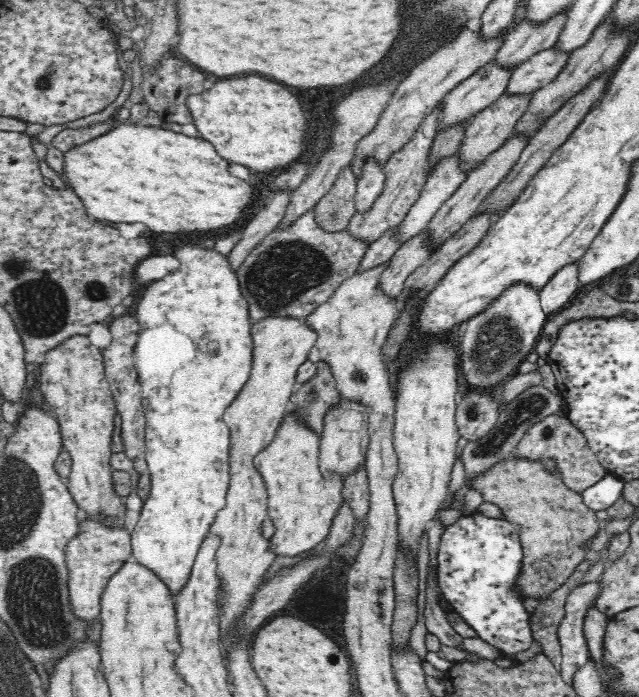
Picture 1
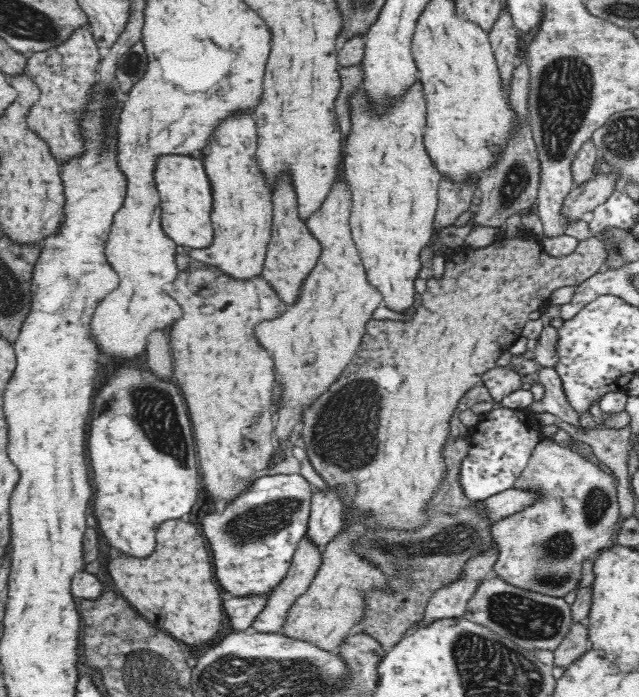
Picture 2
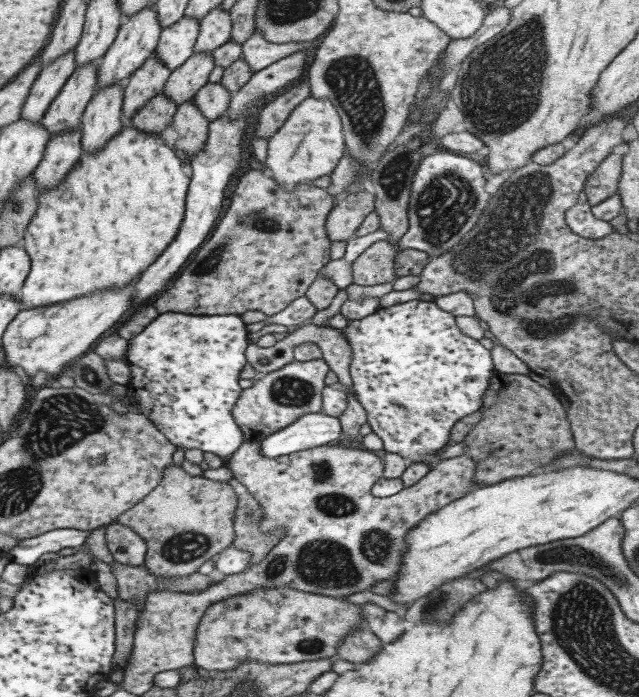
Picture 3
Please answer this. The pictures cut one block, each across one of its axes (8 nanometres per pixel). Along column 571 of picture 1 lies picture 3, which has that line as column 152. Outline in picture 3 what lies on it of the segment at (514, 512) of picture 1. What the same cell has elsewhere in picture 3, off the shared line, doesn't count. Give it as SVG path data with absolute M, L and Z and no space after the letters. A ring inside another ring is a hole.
M169 462L153 490L117 515L114 522L129 527L145 541L143 566L147 573L161 580L179 579L194 574L205 561L231 546L235 507L237 496L226 482L191 476Z

